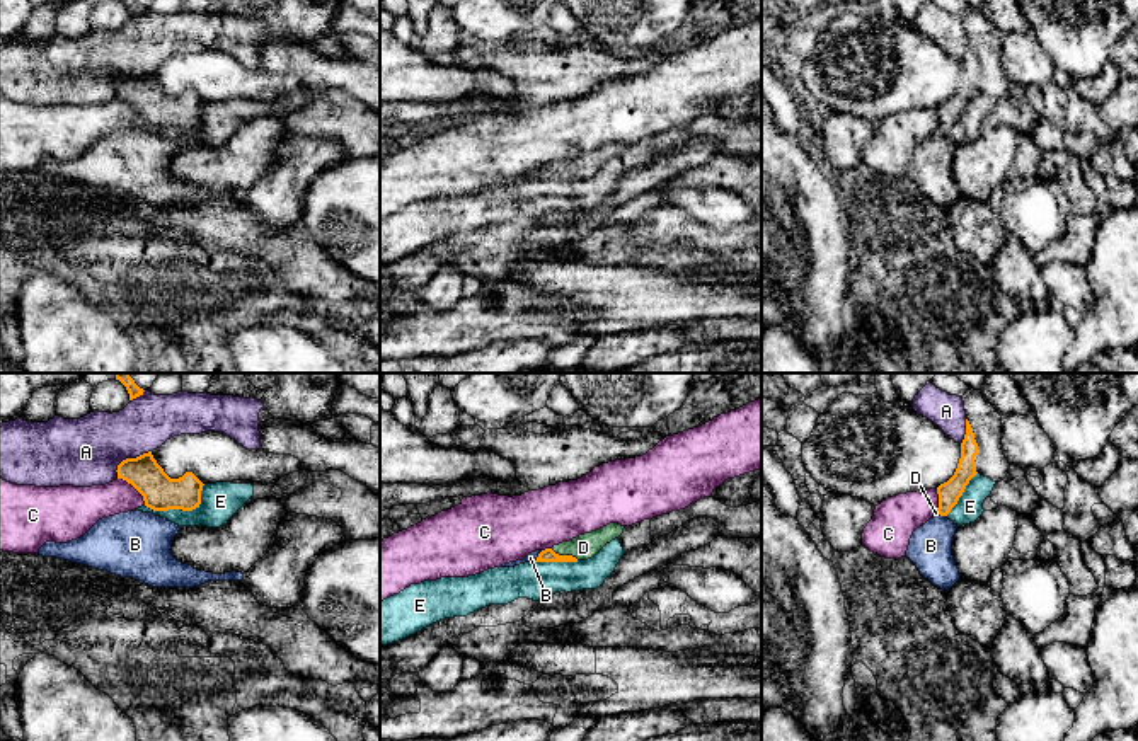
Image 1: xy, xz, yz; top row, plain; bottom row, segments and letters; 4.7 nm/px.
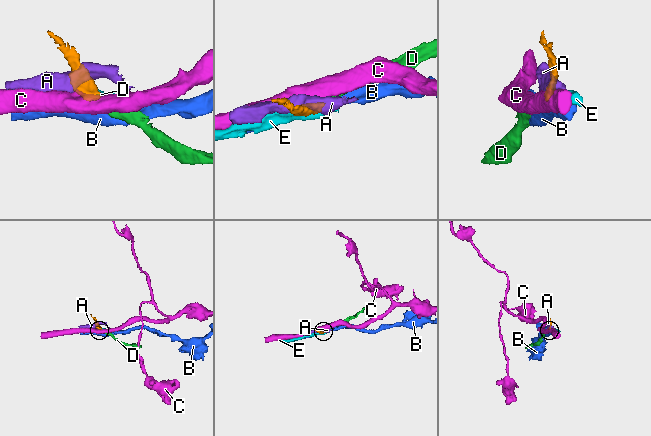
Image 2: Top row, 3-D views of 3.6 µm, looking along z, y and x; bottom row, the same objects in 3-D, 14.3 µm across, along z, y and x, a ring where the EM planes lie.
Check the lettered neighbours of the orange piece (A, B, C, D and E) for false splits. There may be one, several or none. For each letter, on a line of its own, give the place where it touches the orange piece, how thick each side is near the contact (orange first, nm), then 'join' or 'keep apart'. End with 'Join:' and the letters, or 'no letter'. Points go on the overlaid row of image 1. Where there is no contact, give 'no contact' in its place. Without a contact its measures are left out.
A: contact xy (128, 459); calibres 170 and 320 nm; keep apart
B: contact xz (539, 556); calibres 60 and 50 nm; keep apart
C: contact xy (133, 486); calibres 170 and 180 nm; keep apart
D: contact xz (564, 556); calibres 60 and 120 nm; join
E: contact xy (181, 508); calibres 170 and 180 nm; keep apart
Join: D

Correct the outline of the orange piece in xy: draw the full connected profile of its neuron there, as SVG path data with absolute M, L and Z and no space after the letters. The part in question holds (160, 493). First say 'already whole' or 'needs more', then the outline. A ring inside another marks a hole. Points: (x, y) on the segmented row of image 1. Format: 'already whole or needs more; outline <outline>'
already whole; outline M152 451L123 460L116 472L118 479L131 484L143 496L145 506L153 511L193 511L201 504L204 484L193 472L170 479Z

